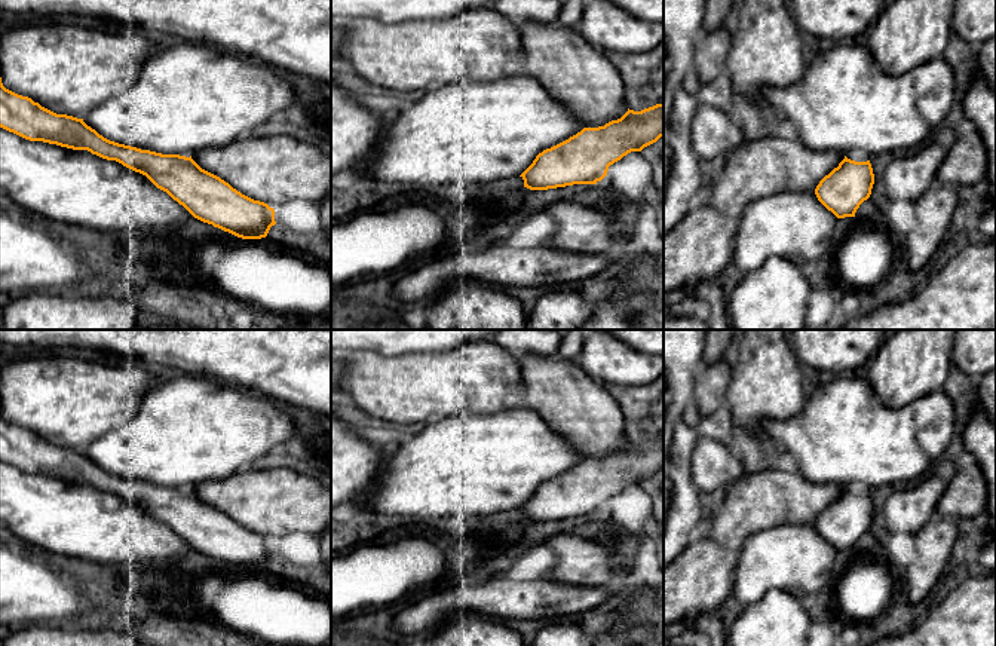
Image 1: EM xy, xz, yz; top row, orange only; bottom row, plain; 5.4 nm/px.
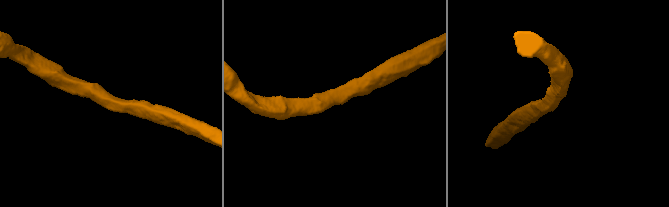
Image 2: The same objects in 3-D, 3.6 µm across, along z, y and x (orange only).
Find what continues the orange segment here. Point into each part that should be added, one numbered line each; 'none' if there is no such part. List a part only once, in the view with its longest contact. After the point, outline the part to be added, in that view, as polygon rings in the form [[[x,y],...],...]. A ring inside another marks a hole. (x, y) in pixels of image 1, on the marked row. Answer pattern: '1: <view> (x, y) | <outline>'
1: xy (66, 187) | [[[0,128],[0,192],[6,193],[13,208],[36,220],[50,223],[64,230],[80,227],[85,233],[96,233],[113,241],[129,236],[175,236],[181,226],[193,217],[166,192],[157,189],[145,175],[116,160],[107,160],[88,150],[73,150],[43,141],[30,141]]]

